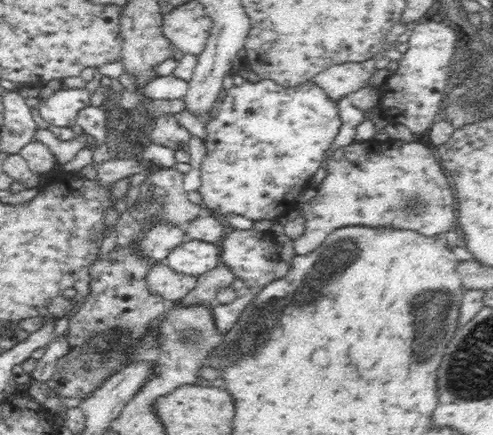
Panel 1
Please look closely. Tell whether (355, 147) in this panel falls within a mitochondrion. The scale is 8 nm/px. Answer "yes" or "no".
no

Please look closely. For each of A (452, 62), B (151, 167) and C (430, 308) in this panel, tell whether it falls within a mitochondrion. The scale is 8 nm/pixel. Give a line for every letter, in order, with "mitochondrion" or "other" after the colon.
A: mitochondrion
B: other
C: mitochondrion

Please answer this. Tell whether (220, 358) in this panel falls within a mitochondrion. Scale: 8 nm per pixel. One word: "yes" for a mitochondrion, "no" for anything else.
yes

